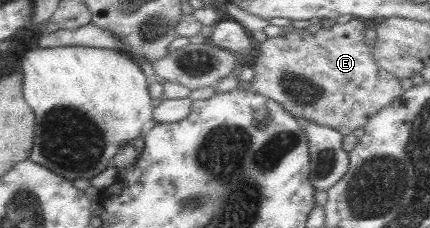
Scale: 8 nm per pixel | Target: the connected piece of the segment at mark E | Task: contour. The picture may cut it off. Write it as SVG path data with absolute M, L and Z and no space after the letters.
M352 18L312 34L285 29L284 35L255 42L254 55L244 61L254 71L249 90L278 103L297 120L351 134L404 92L400 80L374 62L362 32L369 25Z

